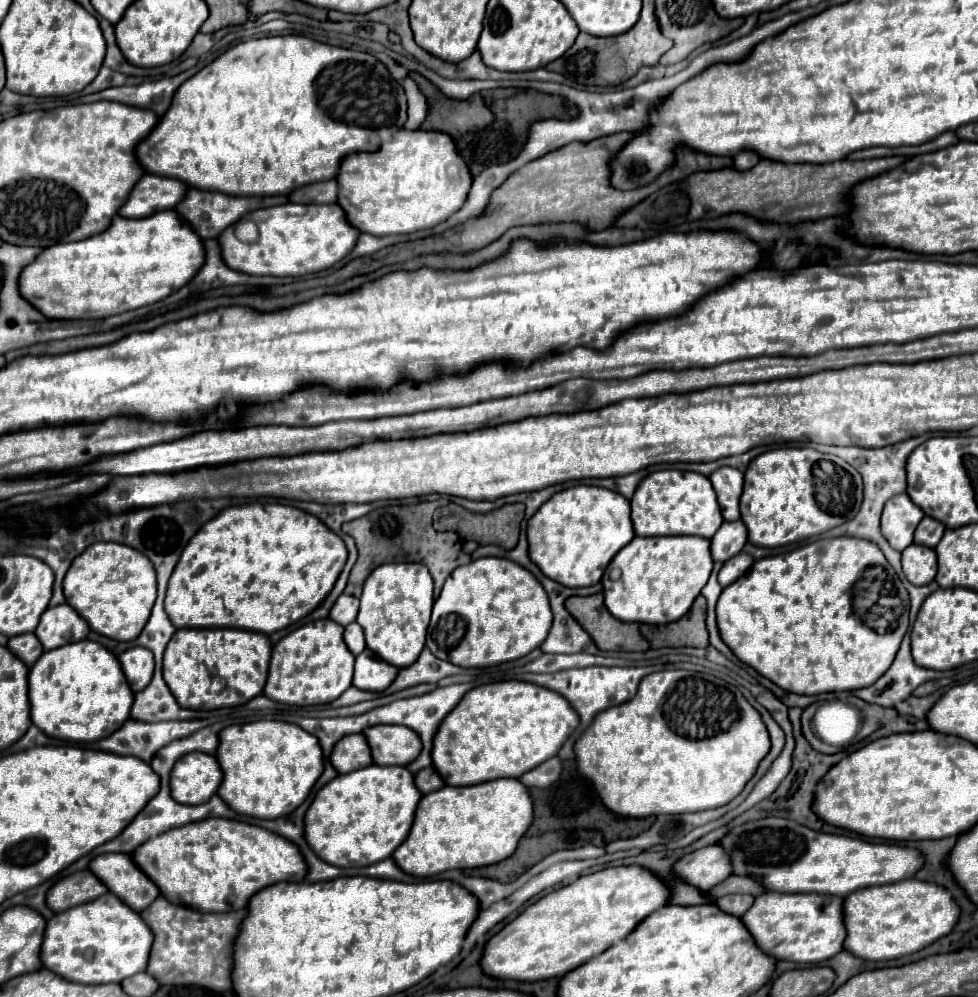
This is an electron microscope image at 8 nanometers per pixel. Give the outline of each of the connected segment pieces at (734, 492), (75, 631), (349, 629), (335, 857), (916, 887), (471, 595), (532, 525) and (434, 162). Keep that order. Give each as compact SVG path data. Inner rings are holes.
M719 467L709 475L709 481L713 483L725 521L737 521L739 497L743 489L743 473L735 467Z
M67 603L49 607L41 615L41 621L35 631L45 649L55 649L67 643L81 641L87 637L87 633L87 621L83 621L83 617L79 617L79 613L75 613L75 609L71 609Z
M359 623L347 625L343 639L345 639L345 643L347 643L347 647L353 655L359 655L365 649L365 637L363 637L363 629L361 629Z
M369 765L337 775L317 791L305 813L305 841L315 855L335 867L365 867L391 857L411 829L411 813L419 803L413 775L405 767Z
M919 879L865 887L845 897L843 921L847 937L843 949L865 961L889 961L931 945L947 935L959 919L959 907L951 895L935 885Z
M481 557L457 567L433 605L427 647L459 667L493 667L525 657L549 635L553 613L533 573L503 557Z
M577 485L555 493L529 519L529 557L547 577L567 587L589 587L601 581L609 561L635 537L629 501L617 491Z
M399 129L375 153L343 157L339 173L339 199L347 221L361 233L401 235L435 227L445 221L467 197L471 173L445 133Z

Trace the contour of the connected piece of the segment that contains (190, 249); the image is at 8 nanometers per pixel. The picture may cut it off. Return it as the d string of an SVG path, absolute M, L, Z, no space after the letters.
M159 211L145 219L125 219L115 215L111 225L89 239L75 243L59 243L43 249L19 275L19 293L47 319L103 319L131 309L157 303L181 289L195 277L199 261L203 261L203 241L191 233L187 221L175 211Z

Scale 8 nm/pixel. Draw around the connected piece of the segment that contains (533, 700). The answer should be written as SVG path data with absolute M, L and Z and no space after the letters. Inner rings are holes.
M523 681L487 683L465 693L457 709L441 721L441 727L433 737L431 761L435 771L443 777L445 785L453 785L453 787L477 785L501 777L517 779L523 773L535 769L535 765L541 765L543 761L555 757L561 745L565 743L565 739L575 731L577 725L579 725L579 717L575 717L575 709L571 709L567 701L563 701L563 697L551 693L549 689L523 683Z

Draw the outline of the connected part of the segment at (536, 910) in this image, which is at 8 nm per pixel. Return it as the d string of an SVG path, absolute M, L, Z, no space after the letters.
M635 865L609 867L579 877L571 885L551 891L543 899L531 903L511 923L495 933L485 943L483 957L479 961L481 971L487 977L515 981L563 977L625 939L649 913L667 905L667 897L667 887L653 873Z

